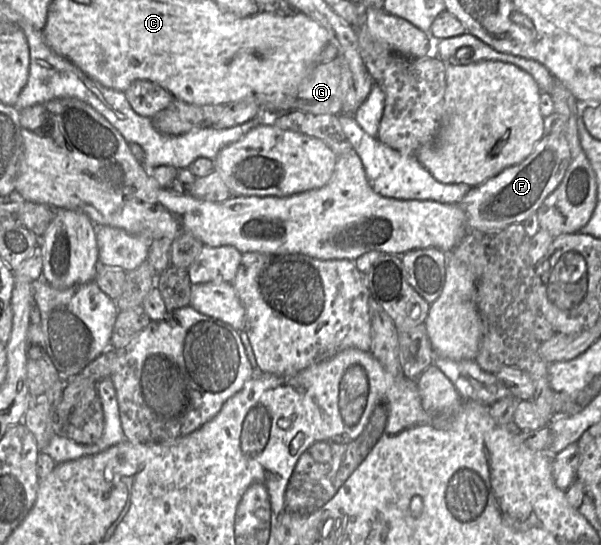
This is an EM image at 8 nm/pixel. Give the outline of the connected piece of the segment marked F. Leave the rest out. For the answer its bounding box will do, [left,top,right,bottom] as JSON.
[460,133,571,233]

